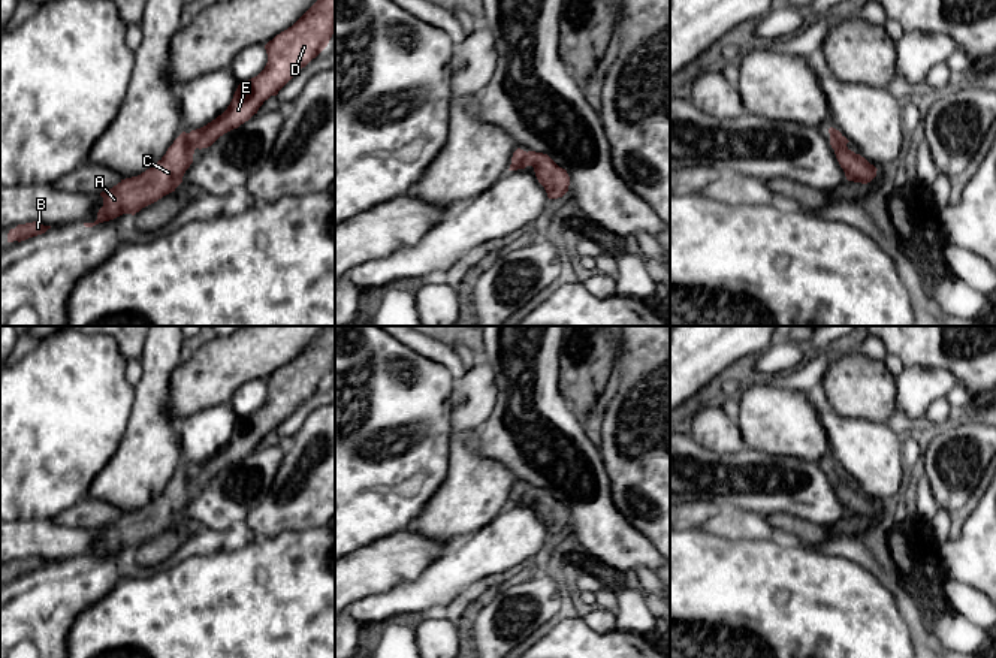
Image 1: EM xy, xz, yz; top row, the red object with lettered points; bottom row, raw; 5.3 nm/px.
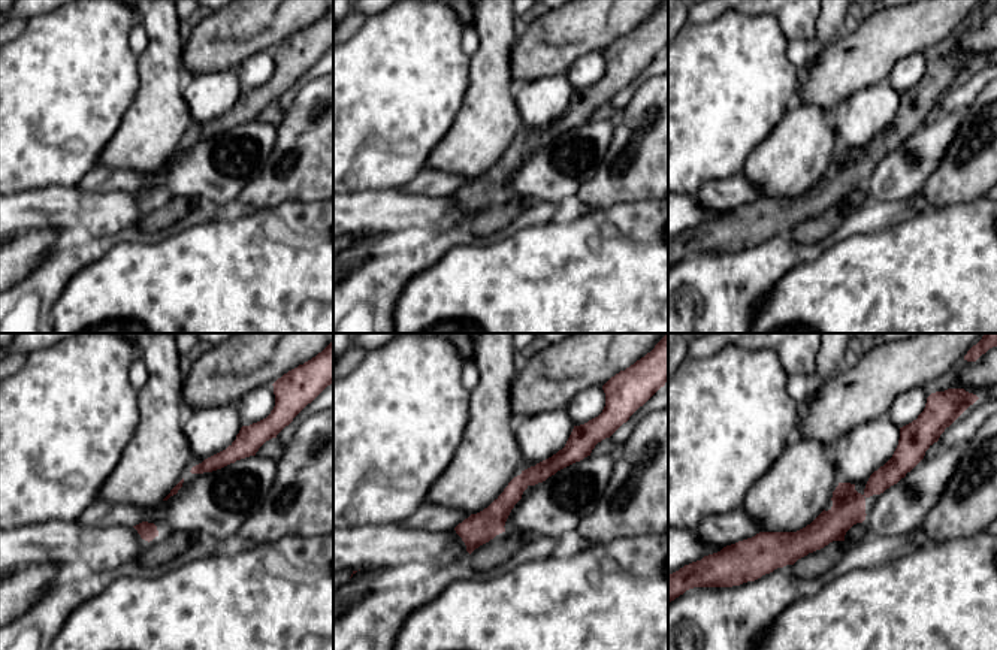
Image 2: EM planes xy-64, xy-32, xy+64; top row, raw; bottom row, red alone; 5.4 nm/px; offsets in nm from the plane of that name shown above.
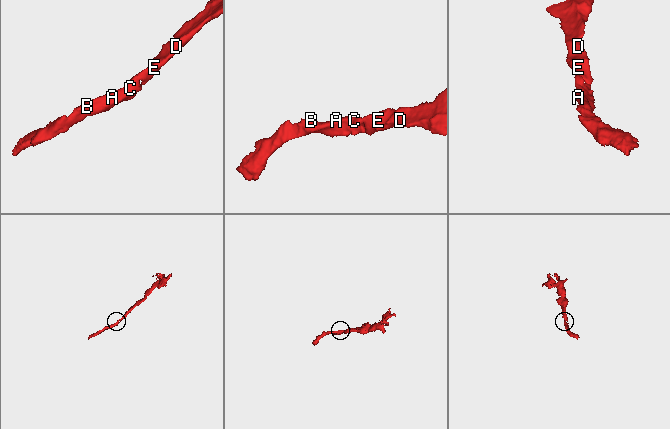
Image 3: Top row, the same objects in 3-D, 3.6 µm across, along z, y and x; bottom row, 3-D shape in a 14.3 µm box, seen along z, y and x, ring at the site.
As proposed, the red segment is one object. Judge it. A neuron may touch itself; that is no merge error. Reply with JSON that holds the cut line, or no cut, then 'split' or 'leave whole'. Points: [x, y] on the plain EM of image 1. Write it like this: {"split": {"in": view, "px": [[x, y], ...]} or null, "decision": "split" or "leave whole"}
{"split": null, "decision": "leave whole"}

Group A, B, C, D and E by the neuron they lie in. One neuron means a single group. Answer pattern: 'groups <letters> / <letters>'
groups A B C D E

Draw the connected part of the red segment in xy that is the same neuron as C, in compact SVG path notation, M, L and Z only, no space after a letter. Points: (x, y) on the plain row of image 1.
M325 326L317 336L287 365L277 369L265 380L268 398L265 404L254 413L239 419L227 444L206 461L182 467L173 479L167 483L166 489L154 498L150 504L138 511L121 514L117 520L100 528L103 541L97 547L94 558L84 558L85 562L93 562L99 558L114 555L123 549L135 550L142 543L157 537L163 531L175 526L182 517L185 505L193 498L194 485L211 482L224 468L238 464L248 456L259 443L271 431L278 426L313 393L316 393L329 378L335 366L335 326Z

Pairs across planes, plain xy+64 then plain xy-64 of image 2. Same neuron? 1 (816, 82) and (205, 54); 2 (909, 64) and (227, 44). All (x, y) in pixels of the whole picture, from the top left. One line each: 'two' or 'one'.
1: one
2: two

